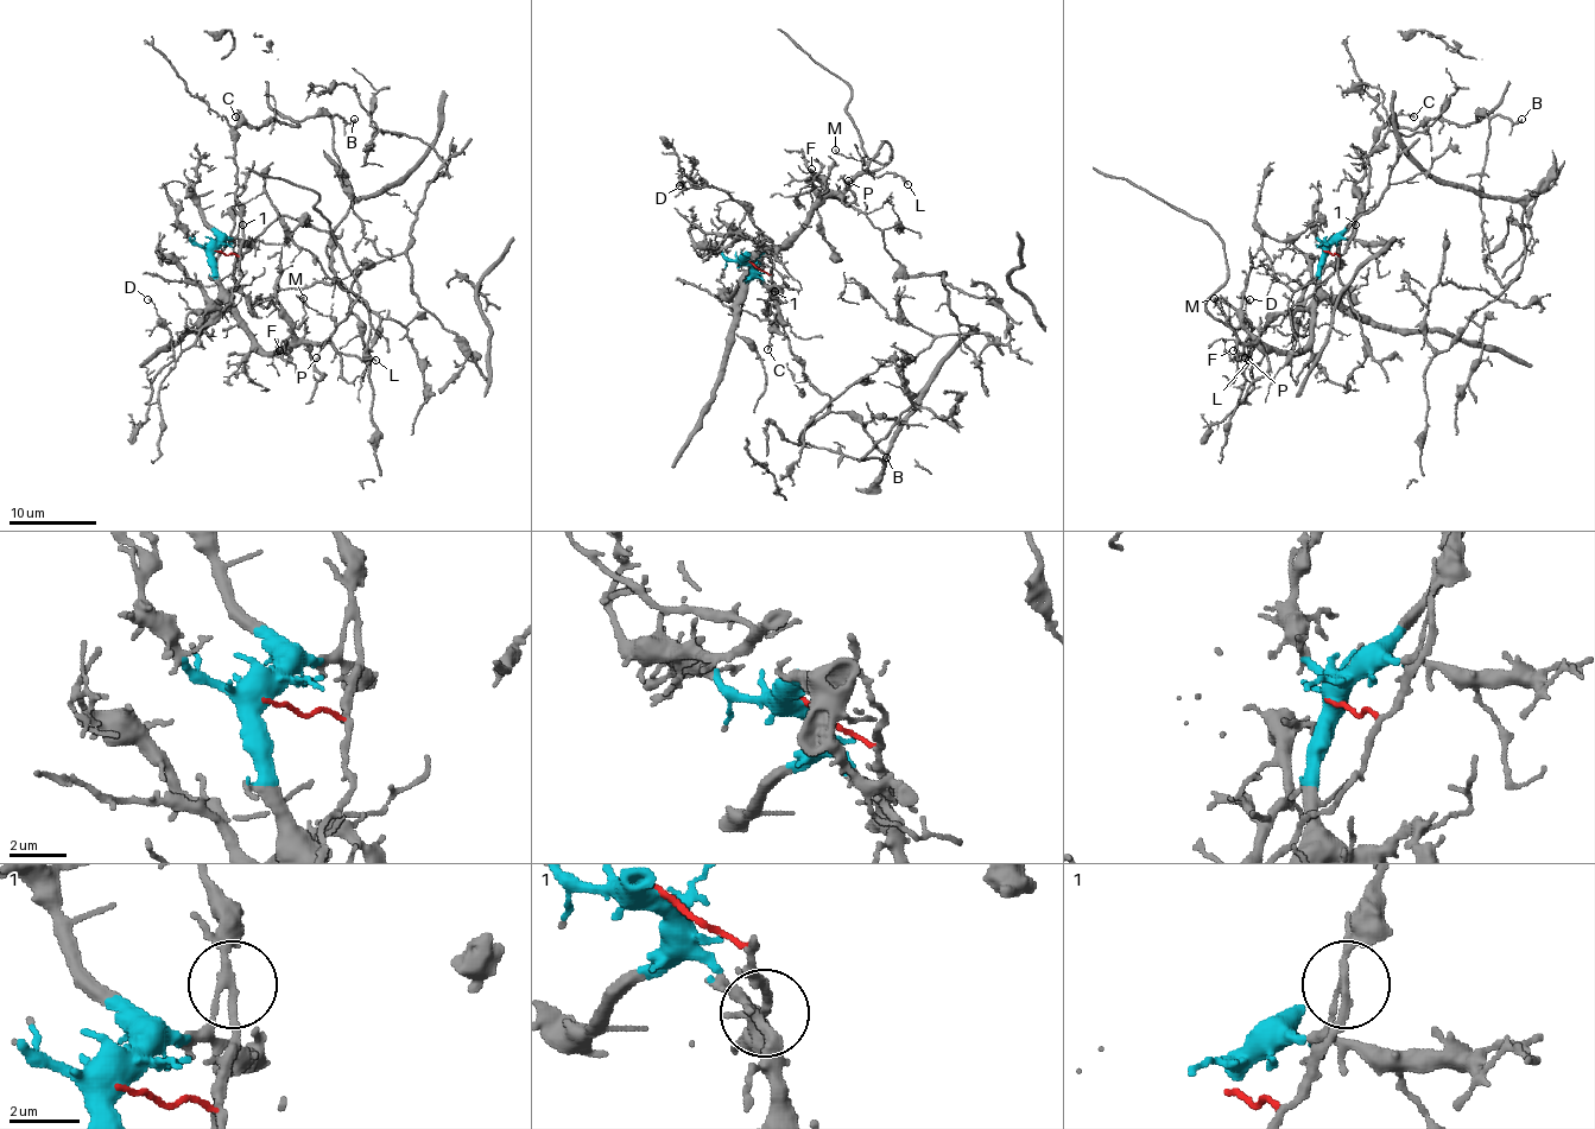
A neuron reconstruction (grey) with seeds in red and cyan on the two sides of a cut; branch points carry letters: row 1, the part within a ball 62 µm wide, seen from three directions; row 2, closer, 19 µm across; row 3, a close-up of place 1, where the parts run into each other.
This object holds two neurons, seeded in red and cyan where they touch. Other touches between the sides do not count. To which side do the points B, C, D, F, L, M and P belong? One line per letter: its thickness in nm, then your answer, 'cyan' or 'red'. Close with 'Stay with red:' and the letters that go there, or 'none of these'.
B: 220 nm thick; red
C: 170 nm thick; red
D: 120 nm thick; red
F: 130 nm thick; cyan
L: 170 nm thick; cyan
M: 90 nm thick; cyan
P: 140 nm thick; cyan
Stay with red: B, C, D

